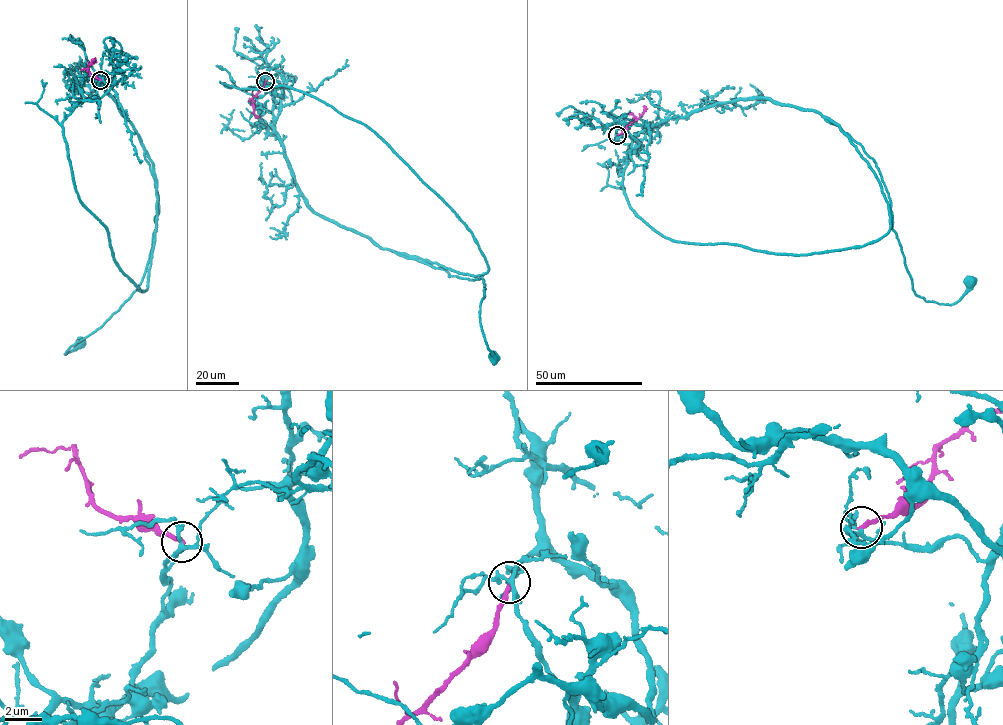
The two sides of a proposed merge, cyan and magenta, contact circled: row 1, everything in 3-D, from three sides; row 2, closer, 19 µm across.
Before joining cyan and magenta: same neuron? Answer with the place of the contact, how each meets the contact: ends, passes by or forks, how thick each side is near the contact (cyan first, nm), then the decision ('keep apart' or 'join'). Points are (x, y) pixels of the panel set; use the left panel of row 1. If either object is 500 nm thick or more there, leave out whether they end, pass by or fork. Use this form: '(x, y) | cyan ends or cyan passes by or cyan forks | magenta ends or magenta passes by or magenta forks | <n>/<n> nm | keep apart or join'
(100, 80) | cyan forks | magenta ends | 190/220 nm | keep apart

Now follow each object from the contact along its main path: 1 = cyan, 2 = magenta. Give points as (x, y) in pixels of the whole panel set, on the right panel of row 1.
1: (617, 135), (632, 138), (667, 119), (741, 99), (812, 109), (876, 163), (916, 294), (953, 304), (967, 282)
2: (617, 135), (642, 114), (643, 106)

